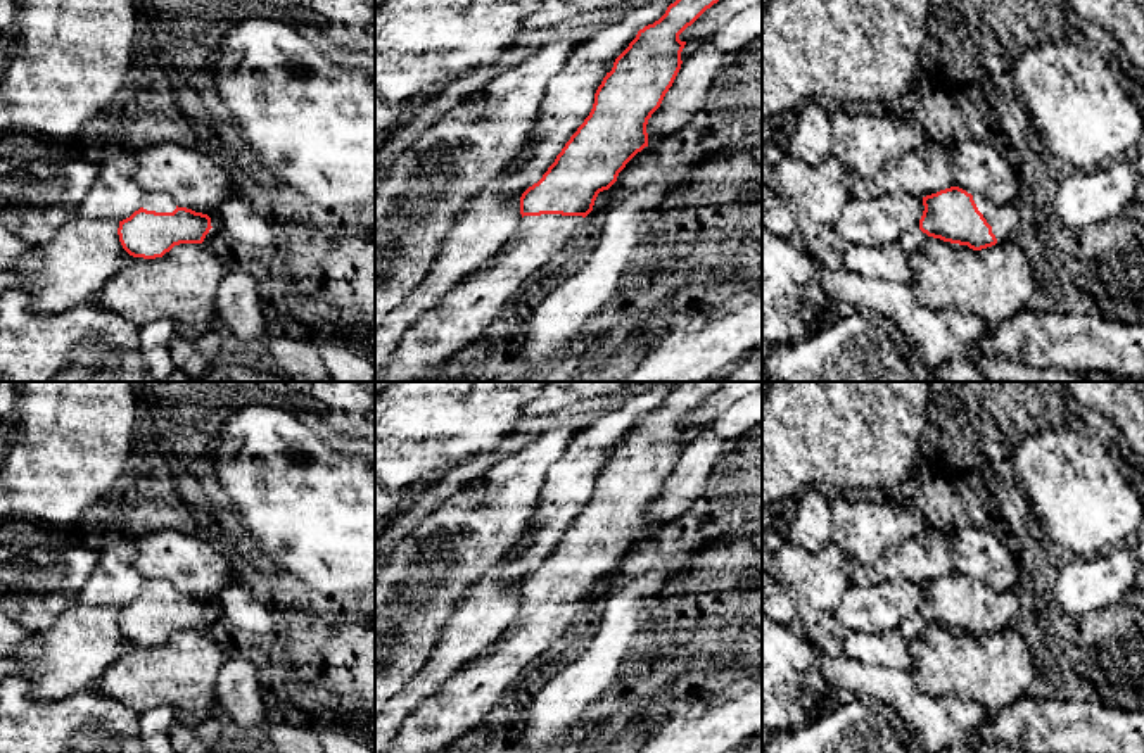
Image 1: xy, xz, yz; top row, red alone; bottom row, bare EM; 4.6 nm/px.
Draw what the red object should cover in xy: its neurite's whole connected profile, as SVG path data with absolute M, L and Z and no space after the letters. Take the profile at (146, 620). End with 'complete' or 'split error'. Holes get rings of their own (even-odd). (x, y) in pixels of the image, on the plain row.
M150 579L138 598L119 608L118 622L130 642L156 646L175 632L202 630L211 615L207 601L178 594L168 580Z; split error

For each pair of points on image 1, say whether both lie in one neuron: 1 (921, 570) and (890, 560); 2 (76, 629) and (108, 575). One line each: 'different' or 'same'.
1: same
2: different

